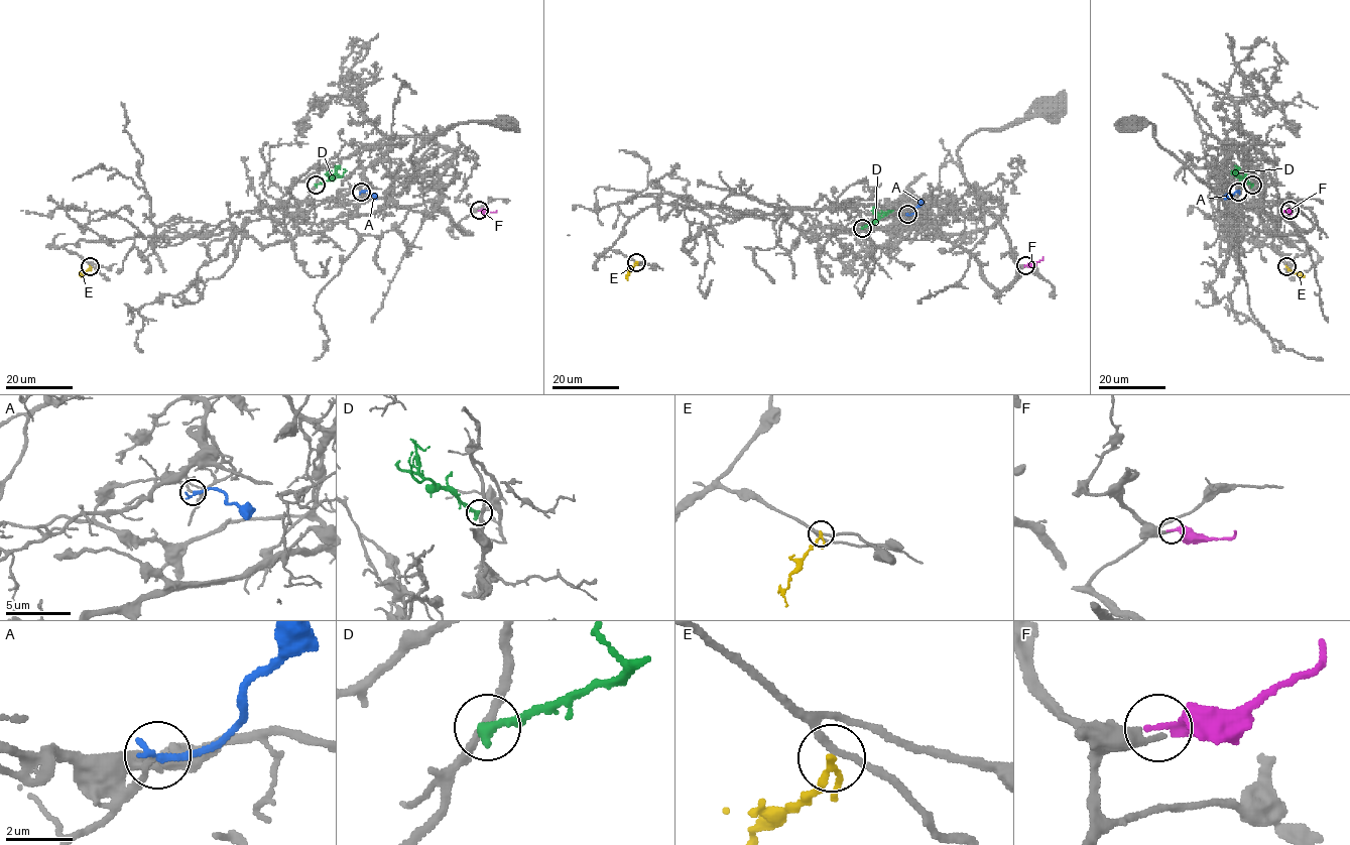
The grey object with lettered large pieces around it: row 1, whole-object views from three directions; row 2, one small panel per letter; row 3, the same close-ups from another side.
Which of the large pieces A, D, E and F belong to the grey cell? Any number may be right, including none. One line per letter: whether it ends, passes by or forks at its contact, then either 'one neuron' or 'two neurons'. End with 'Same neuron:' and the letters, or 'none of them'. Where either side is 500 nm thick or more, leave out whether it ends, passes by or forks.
A: it ends | one neuron
D: it ends | two neurons
E: it ends | two neurons
F: it ends | one neuron
Same neuron: A, F

